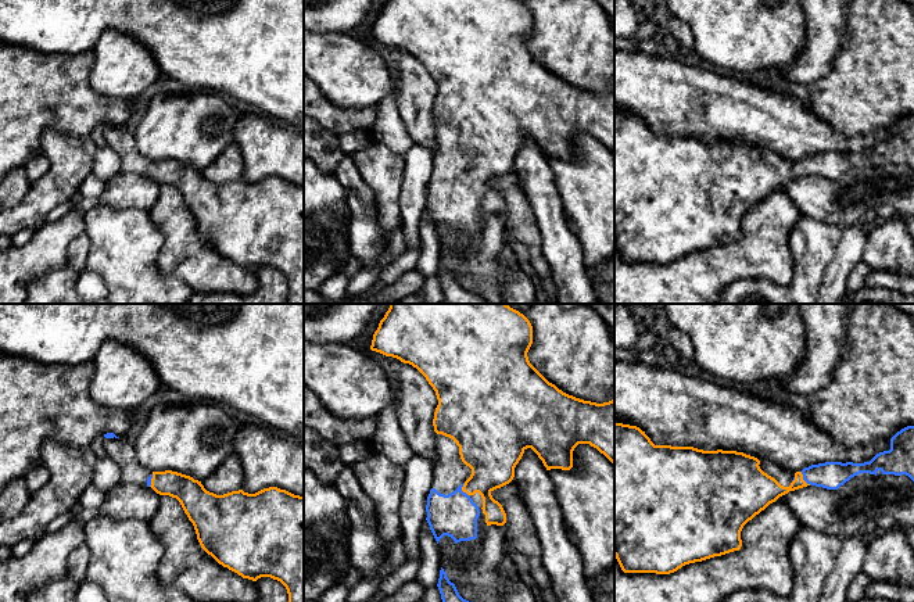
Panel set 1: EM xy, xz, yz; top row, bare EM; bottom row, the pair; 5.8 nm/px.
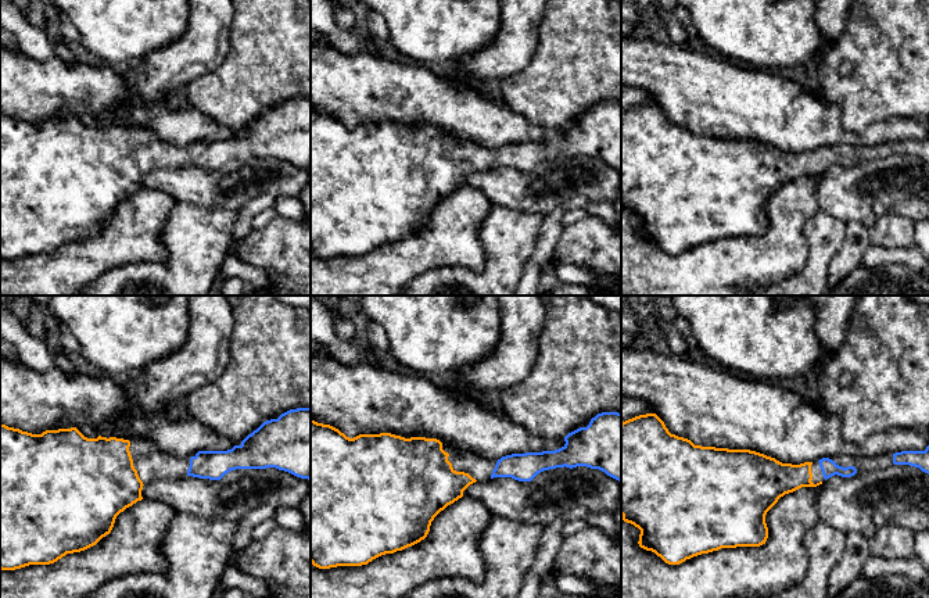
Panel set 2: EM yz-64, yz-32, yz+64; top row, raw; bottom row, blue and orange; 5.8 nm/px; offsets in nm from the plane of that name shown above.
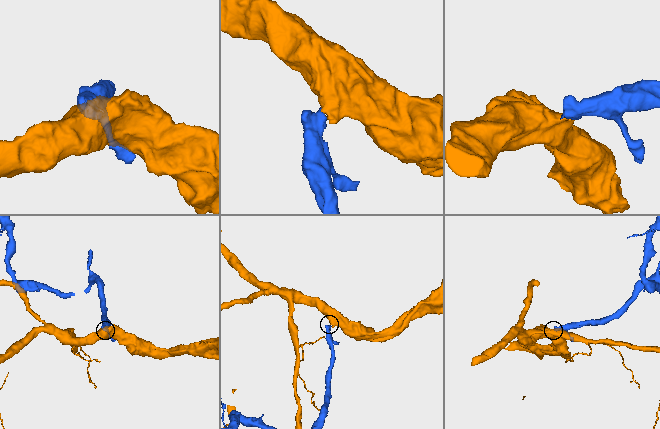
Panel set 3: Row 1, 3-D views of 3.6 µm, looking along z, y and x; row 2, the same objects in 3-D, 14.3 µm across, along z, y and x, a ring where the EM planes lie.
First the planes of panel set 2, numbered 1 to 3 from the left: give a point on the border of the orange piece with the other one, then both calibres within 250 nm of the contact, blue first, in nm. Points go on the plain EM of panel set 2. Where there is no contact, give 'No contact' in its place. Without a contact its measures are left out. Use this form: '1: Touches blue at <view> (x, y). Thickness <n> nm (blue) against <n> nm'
1: No contact
2: No contact
3: No contact

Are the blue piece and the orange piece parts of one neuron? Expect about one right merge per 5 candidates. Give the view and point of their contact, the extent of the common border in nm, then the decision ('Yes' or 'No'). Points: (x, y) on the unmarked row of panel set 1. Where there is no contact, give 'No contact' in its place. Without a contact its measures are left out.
Touches blue at yz (803, 168). Shared border 100 nm. Yes

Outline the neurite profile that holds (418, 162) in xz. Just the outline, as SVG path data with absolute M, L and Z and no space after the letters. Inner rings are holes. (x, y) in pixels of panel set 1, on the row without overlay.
M412 144L404 157L399 208L406 248L420 246L419 225L427 207L426 189L431 179L433 157L431 150L417 144Z

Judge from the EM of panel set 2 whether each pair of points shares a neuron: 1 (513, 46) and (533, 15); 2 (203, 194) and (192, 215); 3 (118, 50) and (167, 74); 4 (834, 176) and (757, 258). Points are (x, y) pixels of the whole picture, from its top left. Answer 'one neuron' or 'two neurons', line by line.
1: one neuron
2: two neurons
3: two neurons
4: two neurons

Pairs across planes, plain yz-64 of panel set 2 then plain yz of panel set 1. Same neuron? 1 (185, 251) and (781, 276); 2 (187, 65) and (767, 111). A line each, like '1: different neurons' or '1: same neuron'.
1: different neurons
2: different neurons

